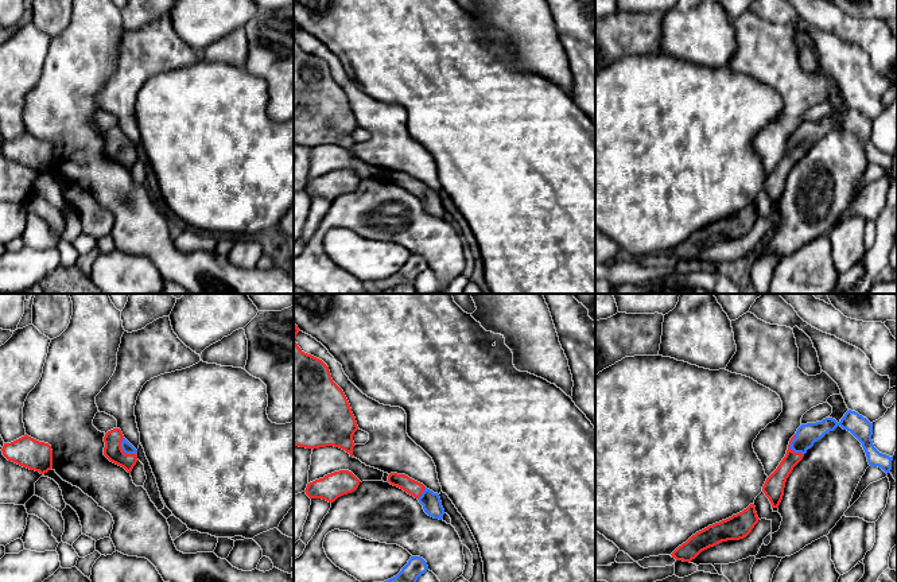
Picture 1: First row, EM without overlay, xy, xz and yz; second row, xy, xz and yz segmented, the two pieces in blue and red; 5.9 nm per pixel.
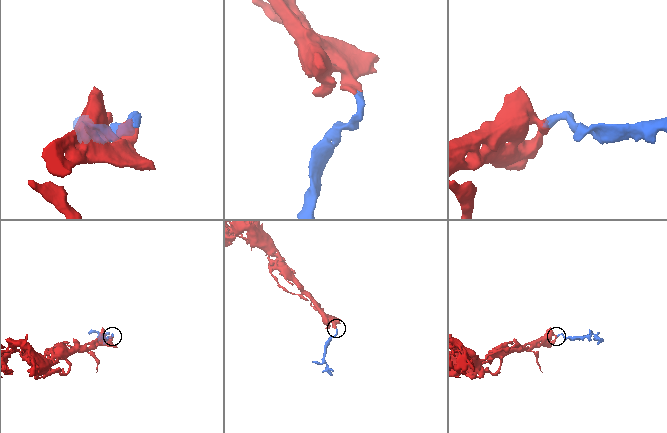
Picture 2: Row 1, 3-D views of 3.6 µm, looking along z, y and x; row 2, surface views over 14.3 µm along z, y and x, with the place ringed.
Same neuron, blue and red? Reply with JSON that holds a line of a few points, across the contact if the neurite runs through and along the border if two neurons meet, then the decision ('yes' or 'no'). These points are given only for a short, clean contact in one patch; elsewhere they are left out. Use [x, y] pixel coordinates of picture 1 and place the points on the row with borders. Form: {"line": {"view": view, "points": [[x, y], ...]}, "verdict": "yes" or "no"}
{"line": {"view": "yz", "points": [[807, 434], [789, 447], [789, 461], [775, 484]]}, "verdict": "yes"}

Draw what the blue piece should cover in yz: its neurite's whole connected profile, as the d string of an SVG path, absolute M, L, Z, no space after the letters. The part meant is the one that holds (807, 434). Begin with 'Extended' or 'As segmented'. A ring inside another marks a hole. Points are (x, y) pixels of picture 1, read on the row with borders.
Extended. M849 410L839 423L832 418L826 418L822 422L801 424L797 428L789 441L785 457L762 486L762 492L769 498L772 508L778 508L784 496L787 478L803 459L807 450L838 426L850 431L862 443L870 466L878 466L886 474L890 473L893 457L882 454L874 447L871 441L873 423L858 412Z

